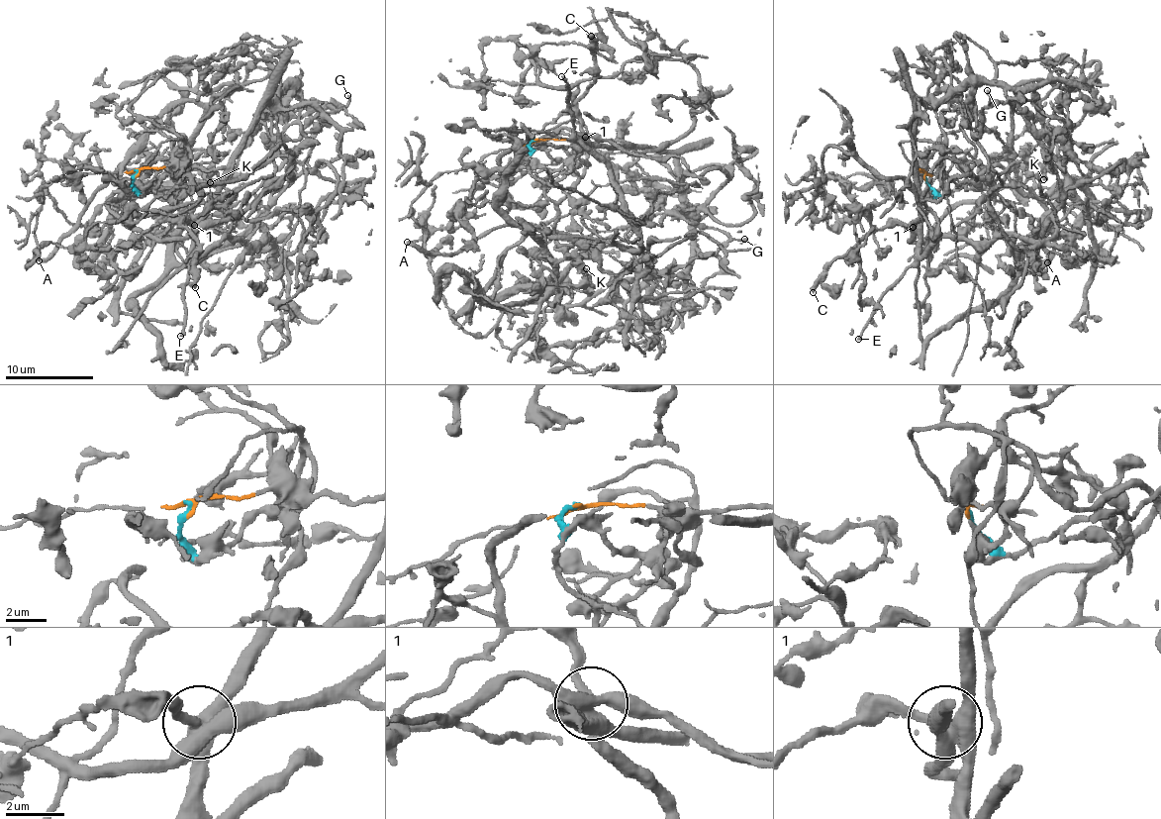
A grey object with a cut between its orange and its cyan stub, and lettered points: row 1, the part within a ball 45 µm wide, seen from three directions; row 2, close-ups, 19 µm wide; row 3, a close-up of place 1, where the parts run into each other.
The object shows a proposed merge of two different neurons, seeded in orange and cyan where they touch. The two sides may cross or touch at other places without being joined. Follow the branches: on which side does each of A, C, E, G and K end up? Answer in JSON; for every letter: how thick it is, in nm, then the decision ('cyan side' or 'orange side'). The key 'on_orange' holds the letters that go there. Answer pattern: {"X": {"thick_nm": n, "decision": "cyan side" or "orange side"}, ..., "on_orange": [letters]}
{"A": {"thick_nm": 320, "decision": "cyan side"}, "C": {"thick_nm": 400, "decision": "orange side"}, "E": {"thick_nm": 240, "decision": "orange side"}, "G": {"thick_nm": 190, "decision": "cyan side"}, "K": {"thick_nm": 240, "decision": "cyan side"}, "on_orange": ["C", "E"]}

